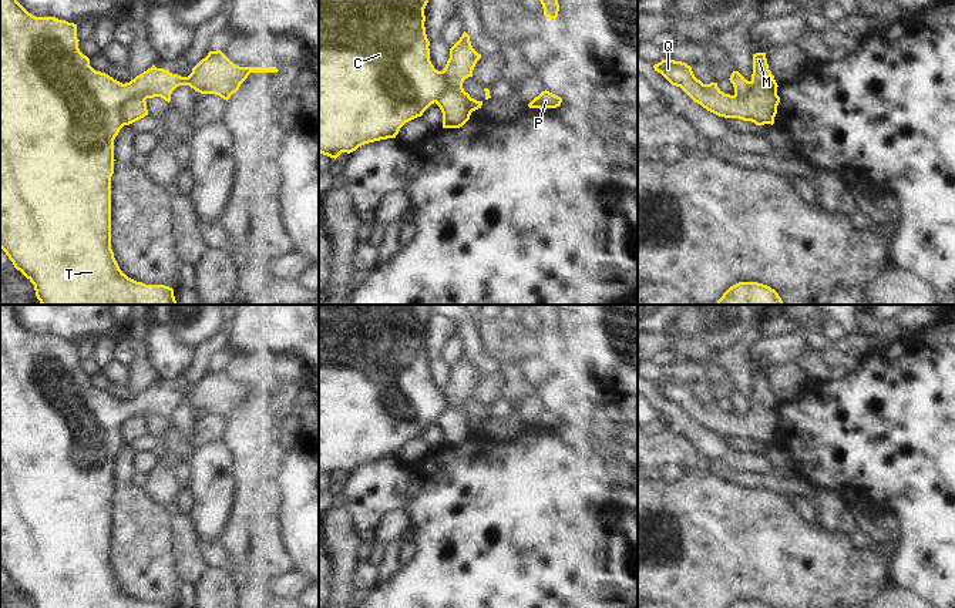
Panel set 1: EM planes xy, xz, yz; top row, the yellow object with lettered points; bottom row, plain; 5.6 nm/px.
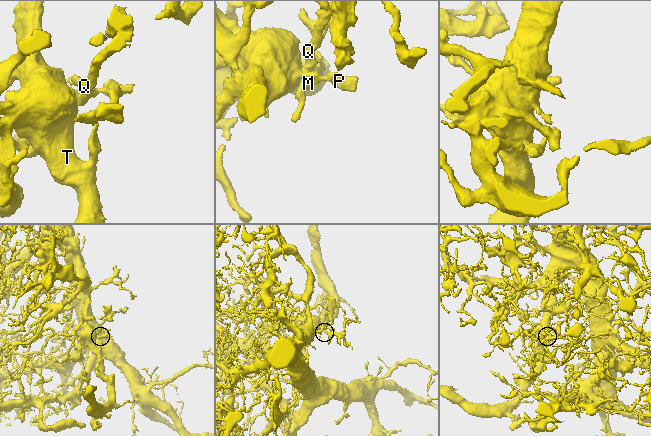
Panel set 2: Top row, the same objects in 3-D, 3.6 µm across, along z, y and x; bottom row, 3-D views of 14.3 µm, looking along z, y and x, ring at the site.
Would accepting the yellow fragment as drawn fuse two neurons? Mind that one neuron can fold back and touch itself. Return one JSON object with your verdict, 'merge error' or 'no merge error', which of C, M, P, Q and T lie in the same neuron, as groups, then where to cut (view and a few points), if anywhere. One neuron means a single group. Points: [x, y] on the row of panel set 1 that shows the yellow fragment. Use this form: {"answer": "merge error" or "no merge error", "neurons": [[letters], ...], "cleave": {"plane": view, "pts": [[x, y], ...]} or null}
{"answer": "merge error", "neurons": [["C", "P", "T"], ["M", "Q"]], "cleave": {"plane": "xy", "pts": [[144, 98], [128, 98], [121, 106], [120, 118], [124, 124]]}}

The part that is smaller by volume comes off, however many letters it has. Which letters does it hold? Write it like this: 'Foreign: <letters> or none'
Foreign: M, Q

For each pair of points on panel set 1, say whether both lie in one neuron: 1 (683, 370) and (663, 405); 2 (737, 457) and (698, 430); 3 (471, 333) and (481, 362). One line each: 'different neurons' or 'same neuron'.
1: different neurons
2: same neuron
3: same neuron

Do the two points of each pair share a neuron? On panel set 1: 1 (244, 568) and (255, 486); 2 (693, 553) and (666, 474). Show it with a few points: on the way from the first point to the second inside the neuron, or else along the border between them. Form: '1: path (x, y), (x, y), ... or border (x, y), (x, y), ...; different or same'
1: path (239, 548), (239, 516), (246, 506); same
2: border (689, 473), (678, 480), (652, 481); different

